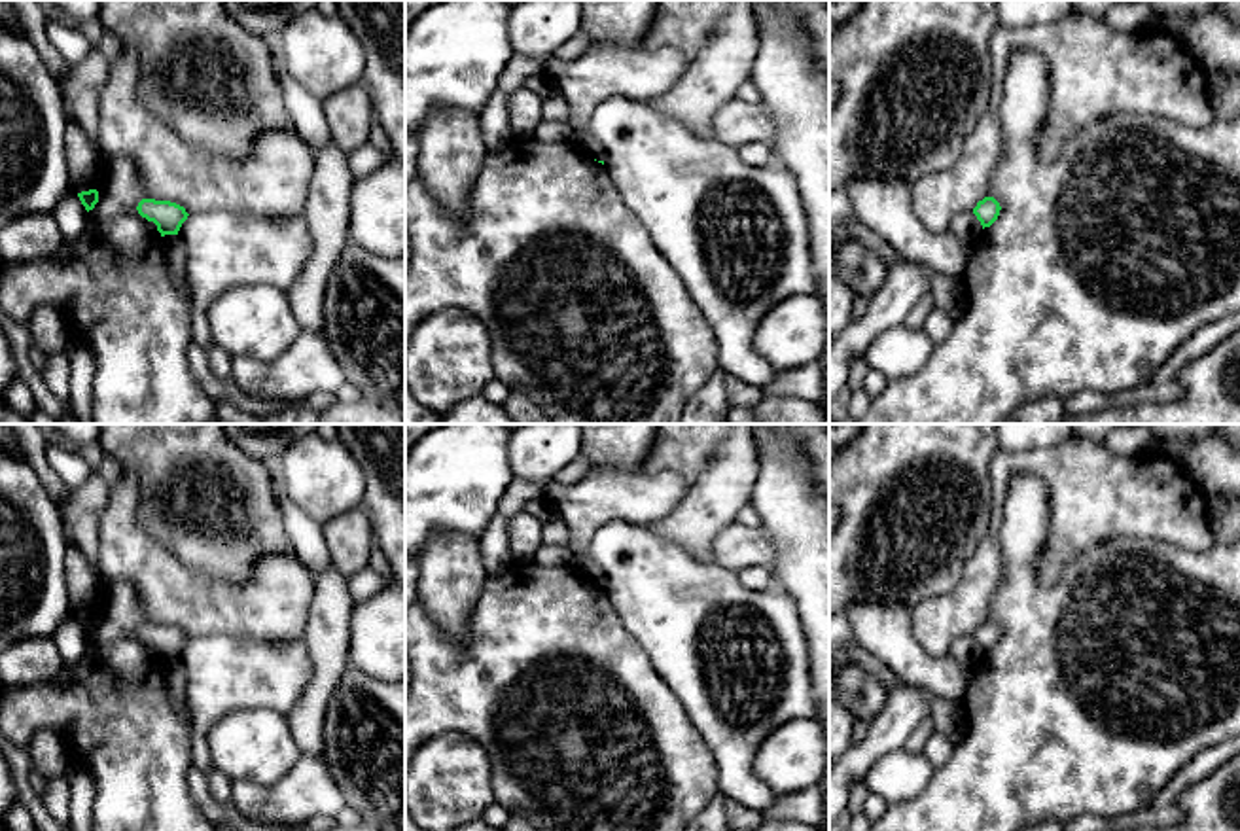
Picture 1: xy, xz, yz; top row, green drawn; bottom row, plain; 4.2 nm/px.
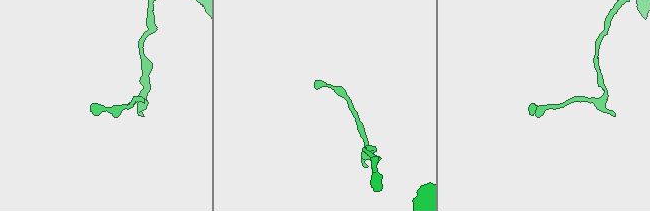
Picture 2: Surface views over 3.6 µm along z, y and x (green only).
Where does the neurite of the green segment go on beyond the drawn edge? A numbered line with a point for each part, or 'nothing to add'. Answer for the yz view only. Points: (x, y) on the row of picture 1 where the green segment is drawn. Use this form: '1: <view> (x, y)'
nothing to add

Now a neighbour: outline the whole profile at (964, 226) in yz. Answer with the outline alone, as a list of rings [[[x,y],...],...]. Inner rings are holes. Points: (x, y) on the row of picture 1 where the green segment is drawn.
[[[973,210],[967,212],[958,212],[950,223],[948,223],[948,233],[952,233],[956,239],[962,242],[973,244],[983,231],[981,221],[973,214]]]

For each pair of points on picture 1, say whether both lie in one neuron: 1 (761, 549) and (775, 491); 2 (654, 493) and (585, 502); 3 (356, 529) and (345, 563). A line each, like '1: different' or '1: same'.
1: different
2: same
3: same

